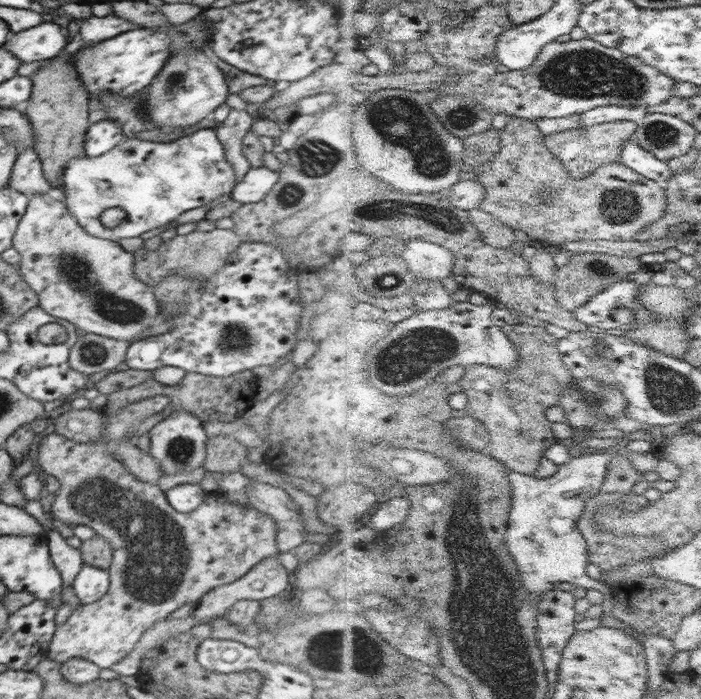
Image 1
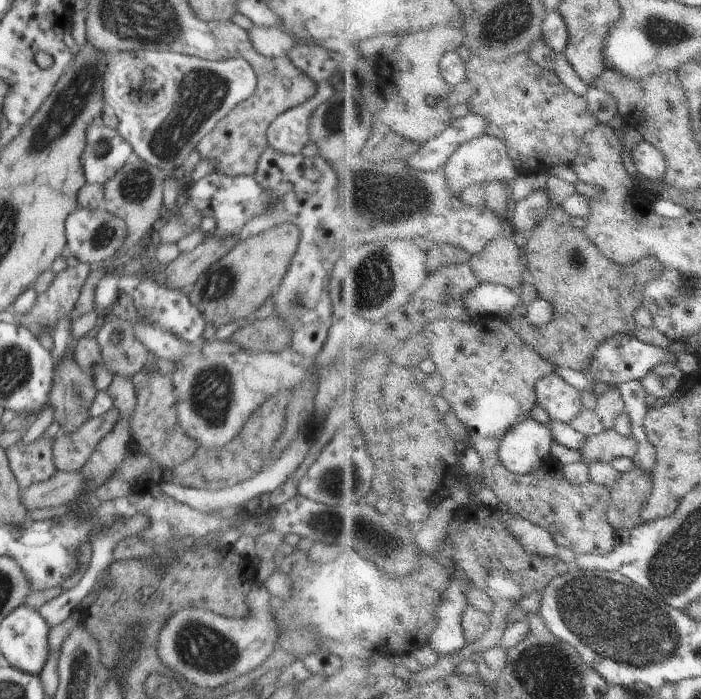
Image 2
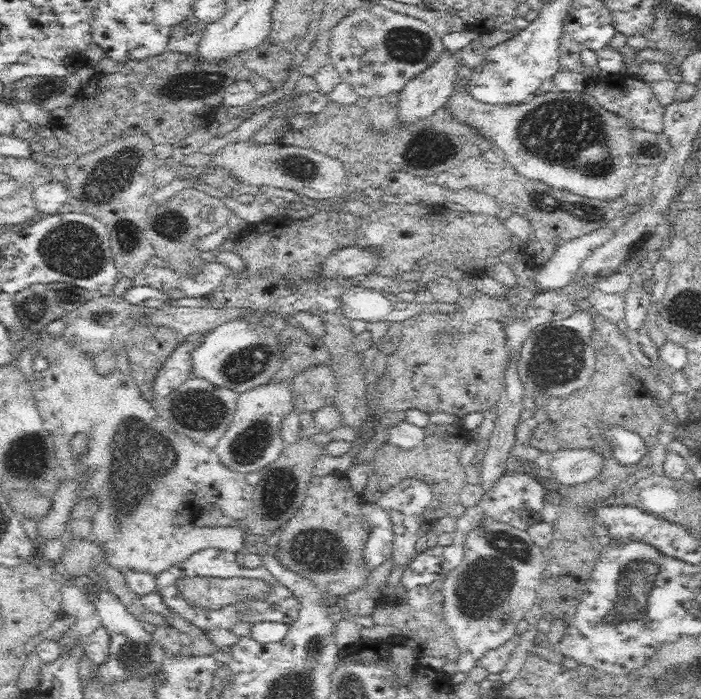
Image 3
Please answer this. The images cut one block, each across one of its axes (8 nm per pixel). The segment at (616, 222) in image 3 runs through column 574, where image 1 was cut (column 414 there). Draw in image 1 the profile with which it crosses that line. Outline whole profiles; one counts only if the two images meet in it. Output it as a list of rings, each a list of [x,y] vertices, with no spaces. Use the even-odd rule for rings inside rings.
[[[417,238],[409,242],[403,257],[420,280],[444,280],[454,275],[458,259],[446,246]]]

